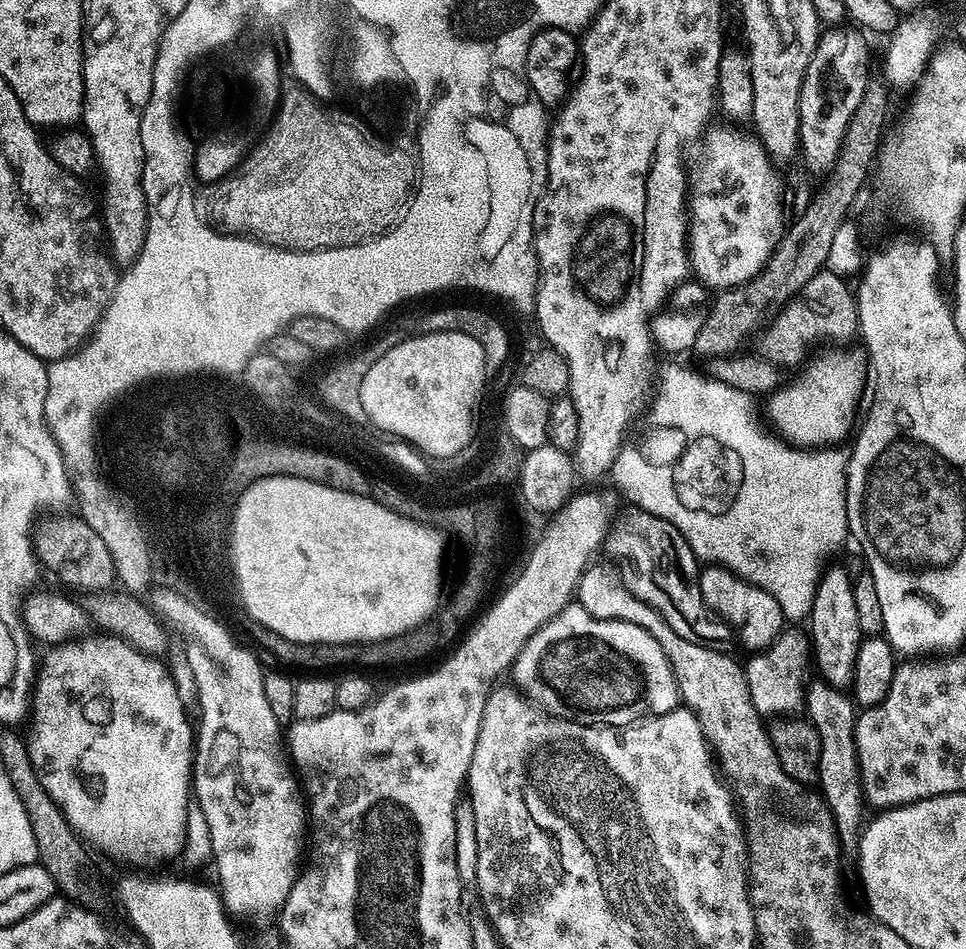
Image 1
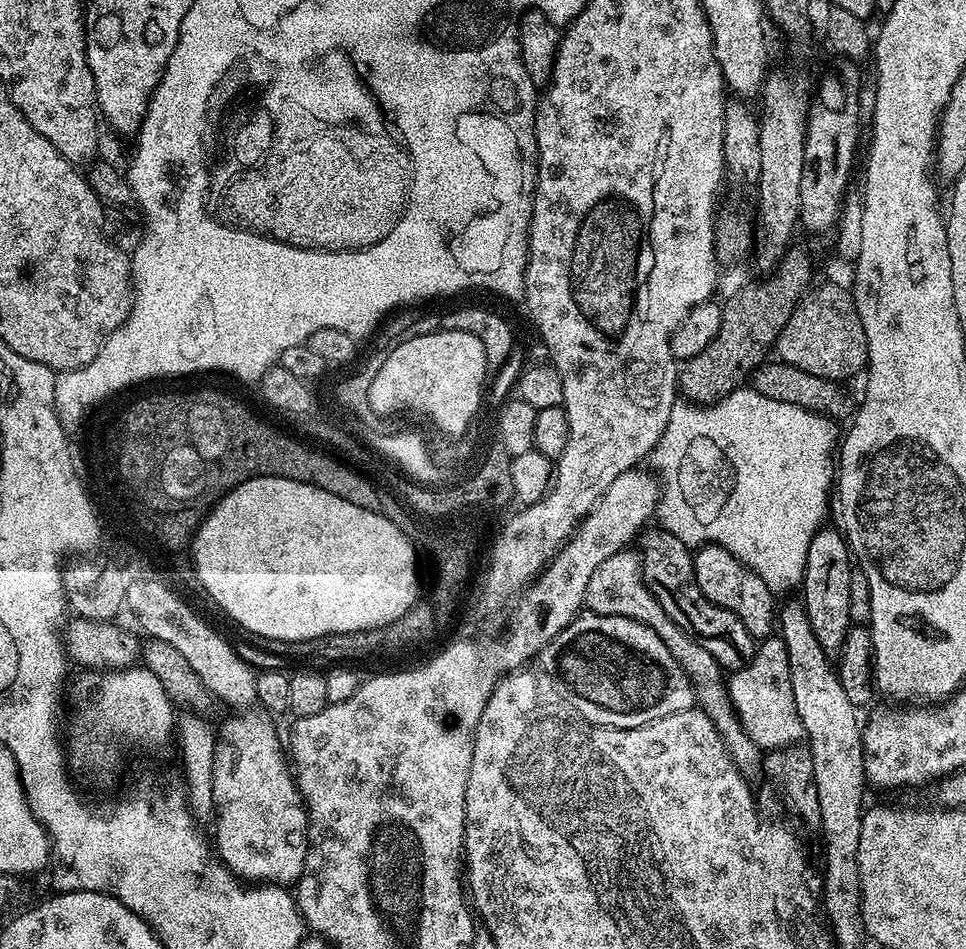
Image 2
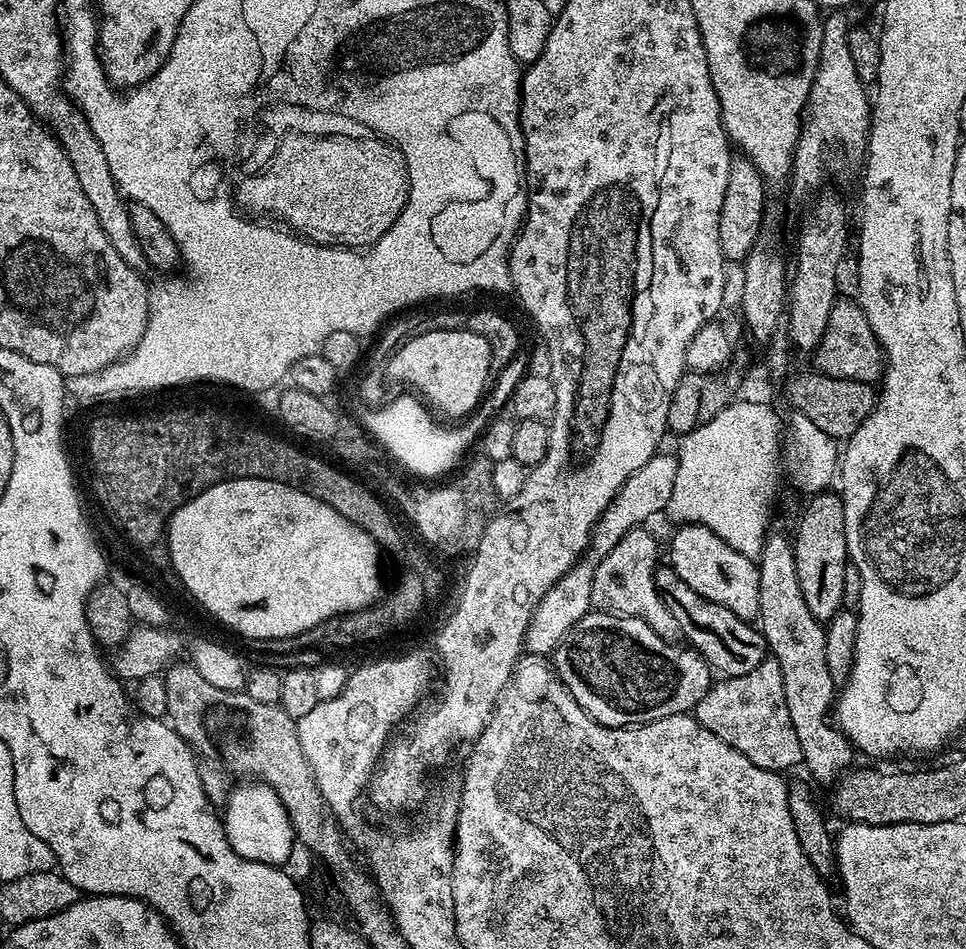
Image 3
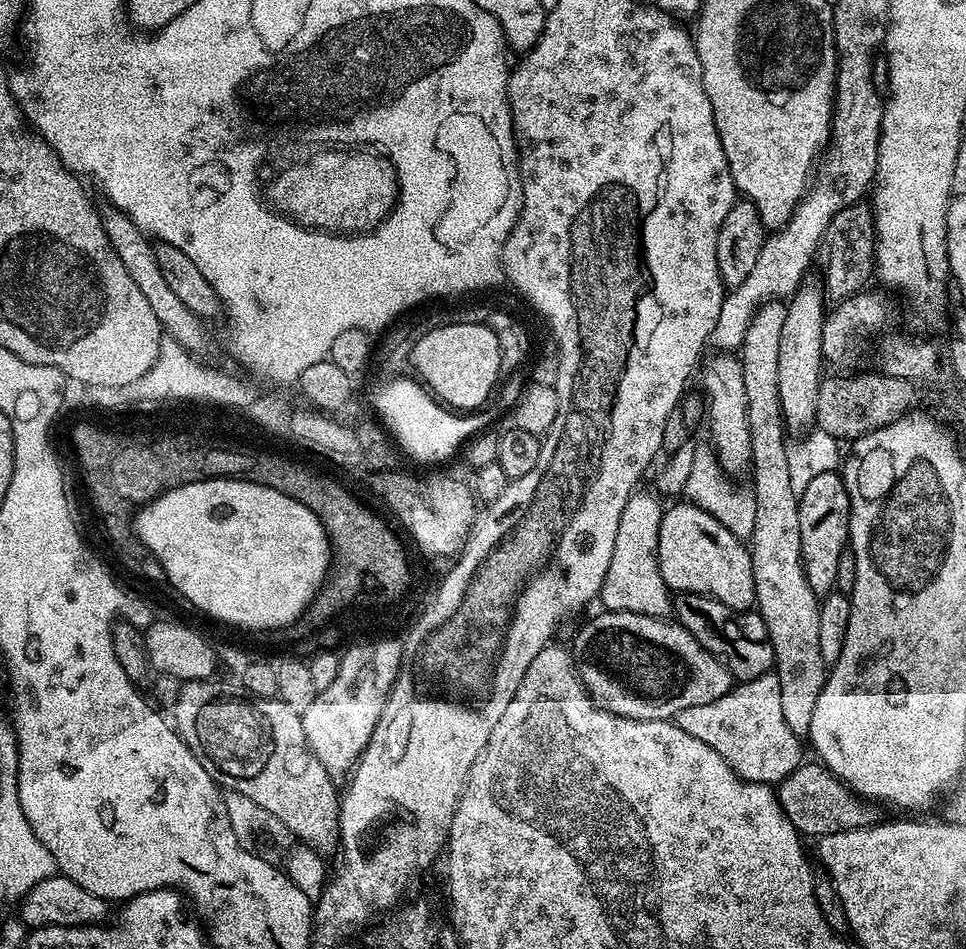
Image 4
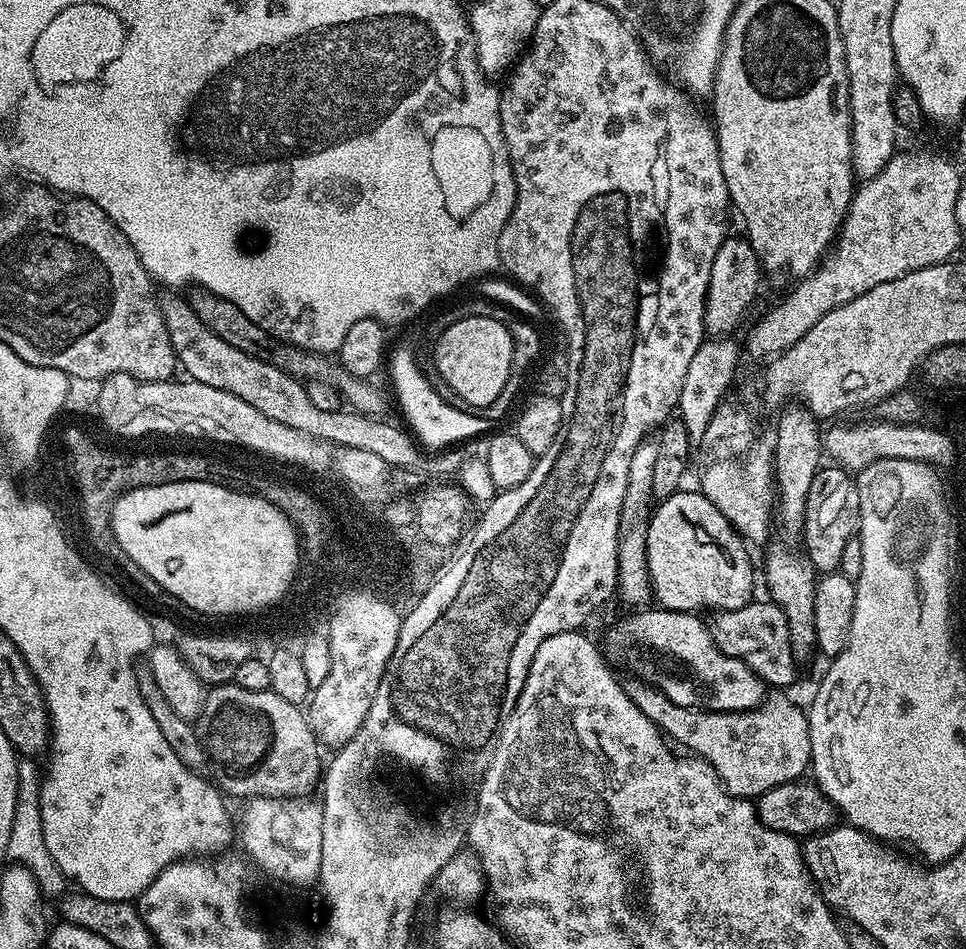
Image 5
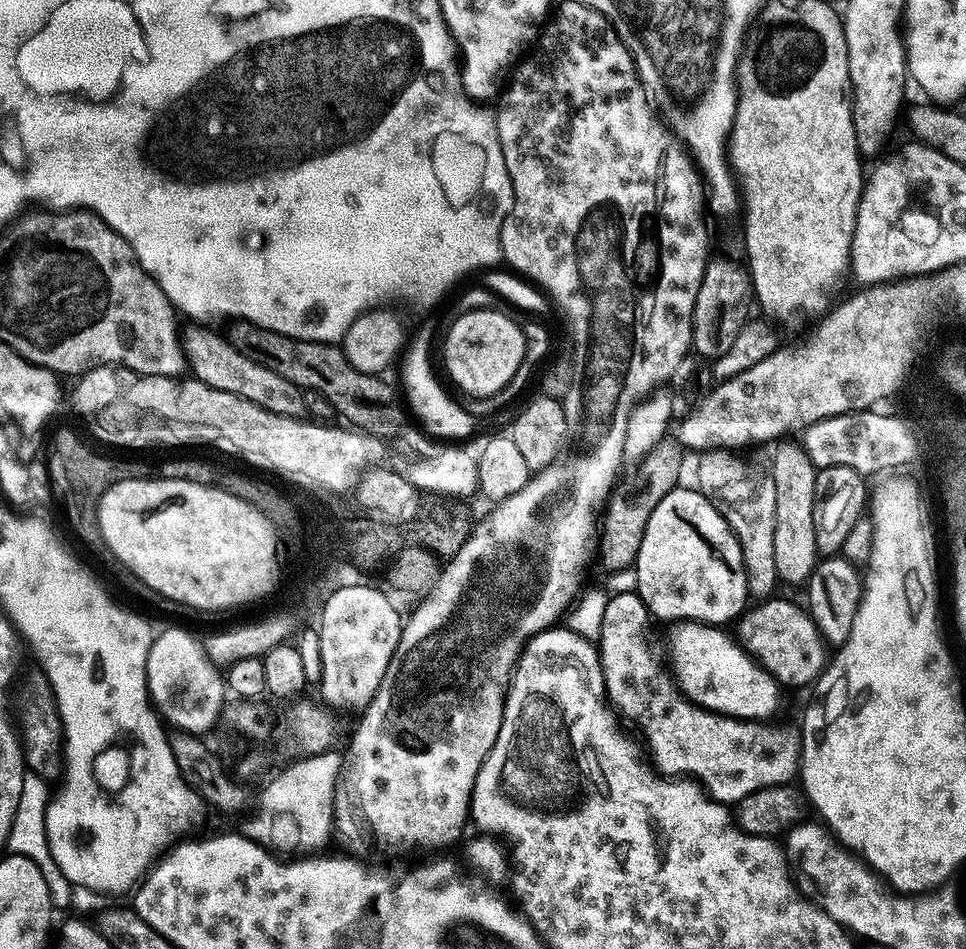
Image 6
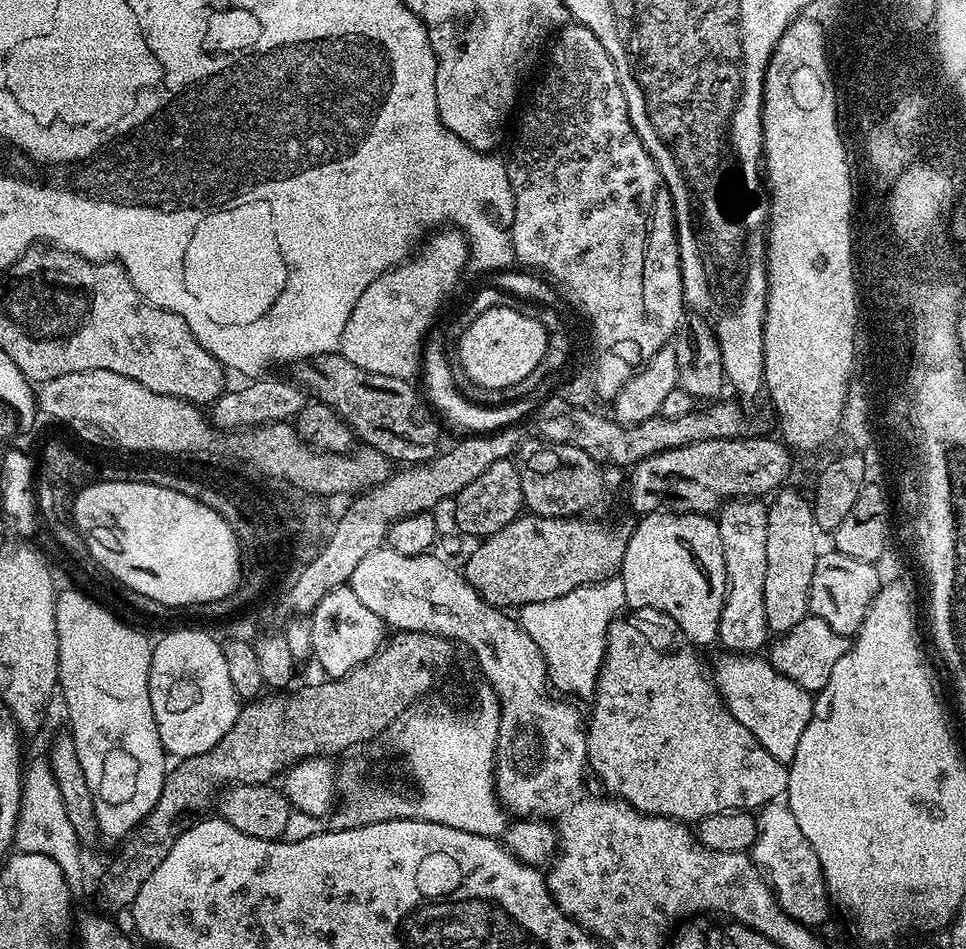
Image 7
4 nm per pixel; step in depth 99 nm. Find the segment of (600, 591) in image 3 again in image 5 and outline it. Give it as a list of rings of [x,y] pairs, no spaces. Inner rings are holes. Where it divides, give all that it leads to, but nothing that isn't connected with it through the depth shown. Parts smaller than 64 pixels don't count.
[[[645,438],[634,450],[630,458],[630,474],[626,494],[622,498],[620,511],[620,541],[618,550],[618,574],[616,575],[616,592],[632,606],[644,606],[653,599],[652,583],[648,573],[648,559],[646,558],[646,538],[648,537],[648,521],[652,519],[654,511],[654,497],[652,482],[654,480],[654,457],[658,454],[655,439]]]

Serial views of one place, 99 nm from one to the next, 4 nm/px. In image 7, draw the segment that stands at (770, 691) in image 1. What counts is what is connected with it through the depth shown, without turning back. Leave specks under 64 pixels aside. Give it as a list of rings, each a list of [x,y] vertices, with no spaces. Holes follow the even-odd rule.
[[[617,618],[608,627],[608,641],[604,647],[604,666],[600,670],[600,677],[596,679],[594,697],[596,705],[592,708],[592,720],[590,716],[590,723],[586,728],[588,767],[593,773],[596,771],[597,778],[612,791],[609,793],[613,797],[625,800],[626,803],[643,812],[645,816],[667,816],[670,820],[681,822],[699,822],[704,816],[719,812],[759,810],[765,804],[779,801],[788,791],[788,768],[778,758],[769,754],[766,746],[762,746],[762,742],[758,742],[758,738],[754,738],[754,734],[750,734],[750,730],[746,730],[746,726],[742,726],[742,722],[738,722],[734,714],[730,714],[730,710],[720,699],[715,683],[711,679],[704,680],[703,674],[700,673],[699,662],[687,660],[684,656],[675,656],[672,652],[659,652],[648,641],[647,634],[638,625],[631,624],[630,621],[624,619]]]

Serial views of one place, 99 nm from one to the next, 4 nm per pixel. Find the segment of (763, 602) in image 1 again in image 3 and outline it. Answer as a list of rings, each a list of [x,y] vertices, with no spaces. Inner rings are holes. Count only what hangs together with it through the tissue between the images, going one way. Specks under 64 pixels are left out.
[[[681,523],[677,528],[680,529],[672,536],[670,567],[682,578],[682,582],[686,582],[686,586],[702,598],[718,606],[726,606],[726,610],[738,614],[738,618],[755,621],[760,614],[760,570],[757,561],[722,542],[722,538],[706,526]]]

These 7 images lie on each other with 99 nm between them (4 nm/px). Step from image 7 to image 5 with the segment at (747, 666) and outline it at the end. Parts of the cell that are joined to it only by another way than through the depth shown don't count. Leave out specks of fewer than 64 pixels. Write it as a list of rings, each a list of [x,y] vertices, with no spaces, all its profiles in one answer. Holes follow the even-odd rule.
[[[659,606],[649,607],[647,610],[636,610],[633,616],[628,616],[625,620],[620,620],[612,629],[608,632],[608,648],[612,651],[611,659],[613,661],[621,660],[626,667],[632,671],[643,683],[650,684],[666,696],[670,702],[674,702],[678,706],[683,708],[695,708],[699,709],[701,706],[710,705],[711,711],[714,712],[745,712],[748,708],[756,708],[760,705],[760,701],[764,699],[766,695],[766,685],[763,680],[760,680],[755,676],[748,667],[742,663],[738,658],[730,658],[722,650],[718,650],[718,646],[714,642],[714,638],[708,632],[707,625],[703,619],[699,620],[699,615],[690,612],[672,612],[669,608],[661,608]]]

